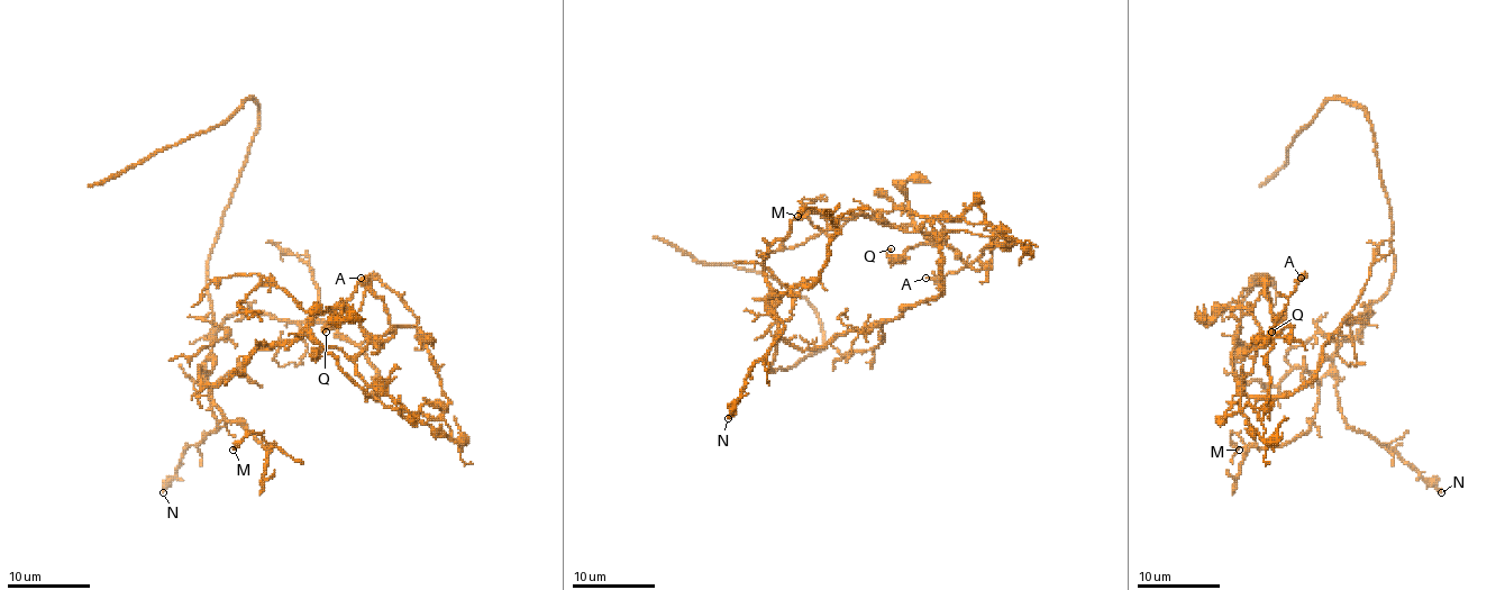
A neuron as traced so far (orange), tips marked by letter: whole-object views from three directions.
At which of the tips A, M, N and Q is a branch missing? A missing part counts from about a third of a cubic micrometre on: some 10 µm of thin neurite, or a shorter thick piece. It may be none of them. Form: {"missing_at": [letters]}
{"missing_at": []}

